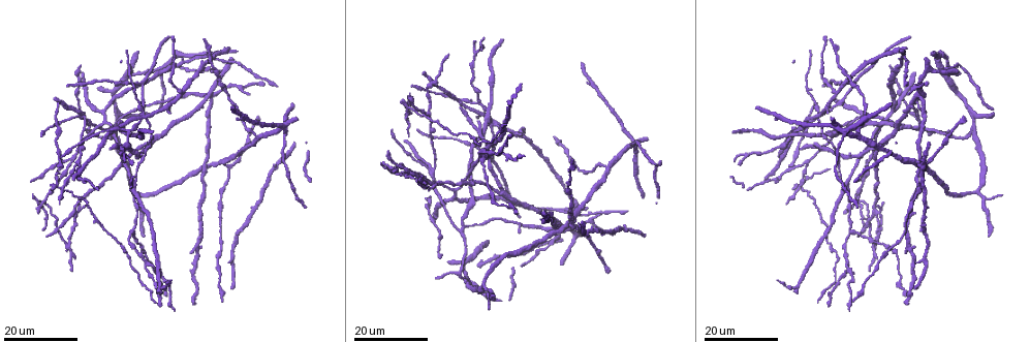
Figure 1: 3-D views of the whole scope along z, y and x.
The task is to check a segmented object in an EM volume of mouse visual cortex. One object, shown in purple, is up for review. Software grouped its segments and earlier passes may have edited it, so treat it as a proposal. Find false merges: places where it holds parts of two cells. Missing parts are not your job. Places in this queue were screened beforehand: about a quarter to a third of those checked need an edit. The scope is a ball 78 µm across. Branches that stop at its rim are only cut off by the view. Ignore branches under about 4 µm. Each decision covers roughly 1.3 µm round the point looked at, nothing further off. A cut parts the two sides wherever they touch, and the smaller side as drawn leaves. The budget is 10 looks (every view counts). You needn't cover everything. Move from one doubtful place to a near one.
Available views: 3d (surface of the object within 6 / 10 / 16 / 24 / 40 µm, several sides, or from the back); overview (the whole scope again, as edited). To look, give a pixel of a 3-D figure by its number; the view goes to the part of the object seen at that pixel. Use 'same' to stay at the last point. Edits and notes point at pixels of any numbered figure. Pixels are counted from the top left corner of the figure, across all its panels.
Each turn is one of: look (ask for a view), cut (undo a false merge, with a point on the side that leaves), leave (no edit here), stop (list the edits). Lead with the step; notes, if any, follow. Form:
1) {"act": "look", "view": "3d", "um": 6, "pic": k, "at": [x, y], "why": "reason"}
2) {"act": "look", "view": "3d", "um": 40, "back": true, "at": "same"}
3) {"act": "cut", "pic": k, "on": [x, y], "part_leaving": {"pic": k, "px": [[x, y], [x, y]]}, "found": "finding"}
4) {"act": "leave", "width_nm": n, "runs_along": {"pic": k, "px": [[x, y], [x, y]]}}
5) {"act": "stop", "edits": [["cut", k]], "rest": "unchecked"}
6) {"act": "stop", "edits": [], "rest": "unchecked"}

{"act": "look", "view": "3d", "um": 16, "pic": 1, "at": [870, 158], "why": "thin arm on a thick one"}

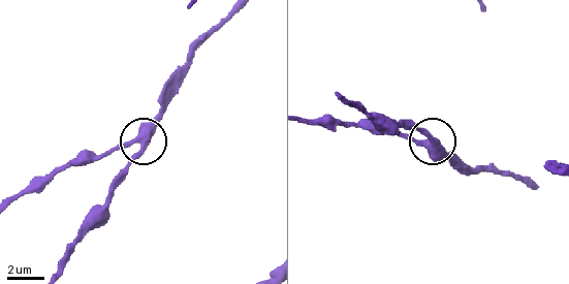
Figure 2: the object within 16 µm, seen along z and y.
{"act": "look", "view": "3d", "um": 10, "pic": 2, "at": [416, 142]}

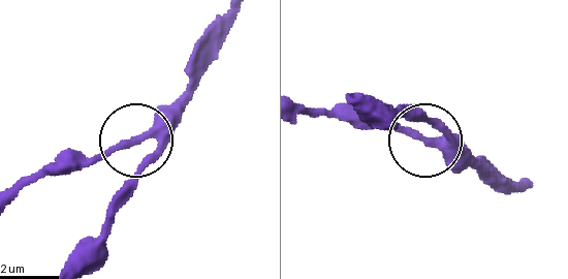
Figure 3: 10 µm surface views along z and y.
{"act": "look", "view": "3d", "um": 10, "back": true, "pic": 3, "at": [136, 140], "why": "from behind"}

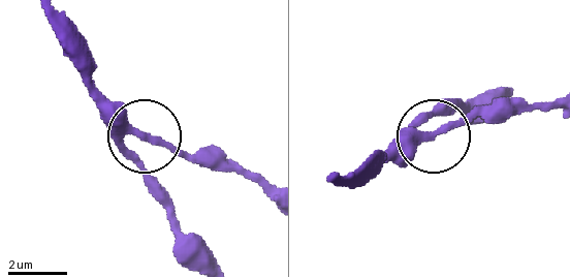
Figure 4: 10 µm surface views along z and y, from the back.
{"act": "leave", "runs_along": {"pic": 4, "px": [[42, 8], [69, 61], [143, 134], [215, 170]]}, "found": "all the same cell"}

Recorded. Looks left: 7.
{"act": "look", "view": "3d", "um": 16, "pic": 1, "at": [141, 82], "why": "a fork"}

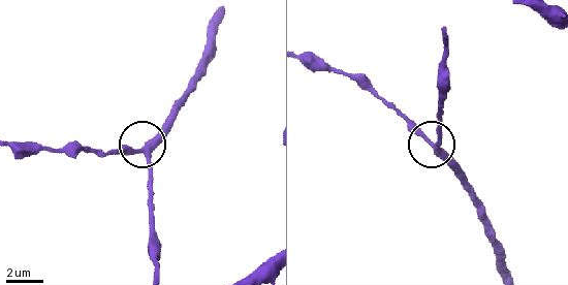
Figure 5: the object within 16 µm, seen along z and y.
{"act": "look", "view": "3d", "um": 10, "pic": 5, "at": [429, 144], "why": "closer look"}

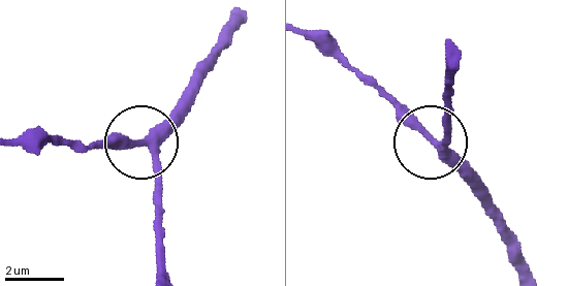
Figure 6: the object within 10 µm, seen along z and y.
{"act": "look", "view": "3d", "um": 10, "back": true, "pic": 6, "at": [143, 143]}

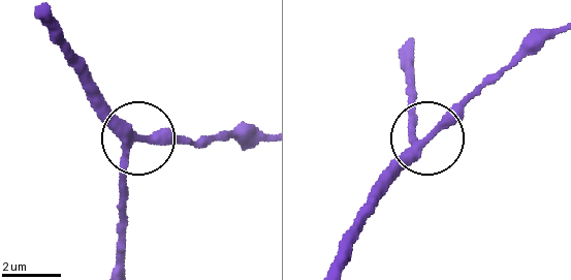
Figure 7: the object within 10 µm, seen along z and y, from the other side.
{"act": "leave", "runs_along": {"pic": 7, "px": [[119, 259], [119, 170], [135, 142], [84, 85]]}, "found": "all the same cell"}

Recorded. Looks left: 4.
{"act": "look", "view": "3d", "um": 24, "pic": 1, "at": [560, 210], "why": "thin arm on a thick one"}

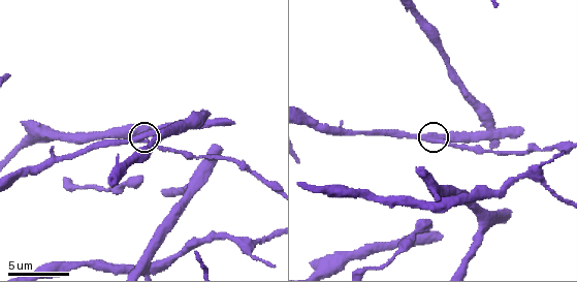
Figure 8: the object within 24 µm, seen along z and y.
{"act": "look", "view": "3d", "um": 6, "pic": 8, "at": [437, 140]}

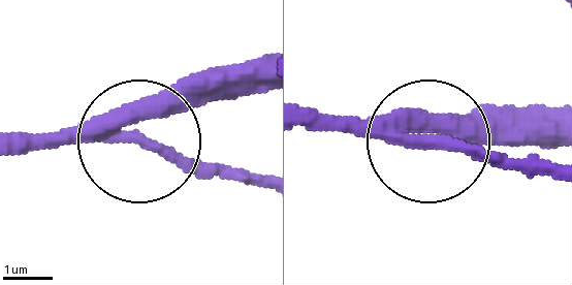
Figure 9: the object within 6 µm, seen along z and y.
{"act": "leave", "found": "one cell here"}

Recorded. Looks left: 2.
{"act": "look", "view": "3d", "um": 24, "pic": 1, "at": [606, 168], "why": "three arms meet"}

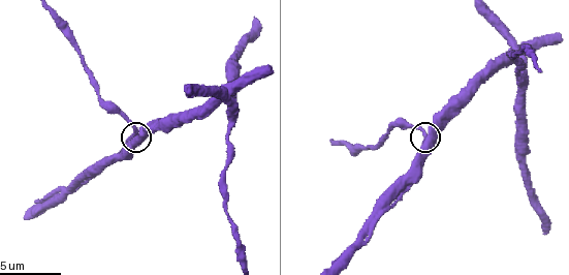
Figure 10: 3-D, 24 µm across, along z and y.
{"act": "look", "view": "3d", "um": 6, "pic": 10, "at": [138, 131]}

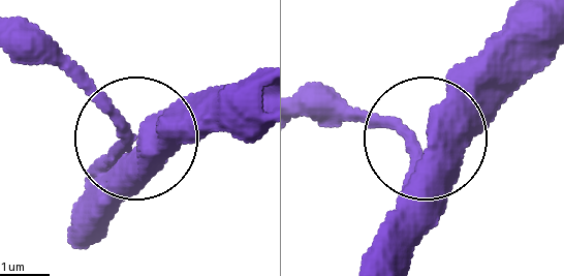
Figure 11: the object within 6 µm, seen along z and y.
{"act": "leave", "width_nm": 450, "runs_along": {"pic": 11, "px": [[70, 213], [128, 135], [12, 20]]}, "found": "all the same cell"}

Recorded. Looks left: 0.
{"act": "stop", "edits": [], "rest": "unchecked"}

